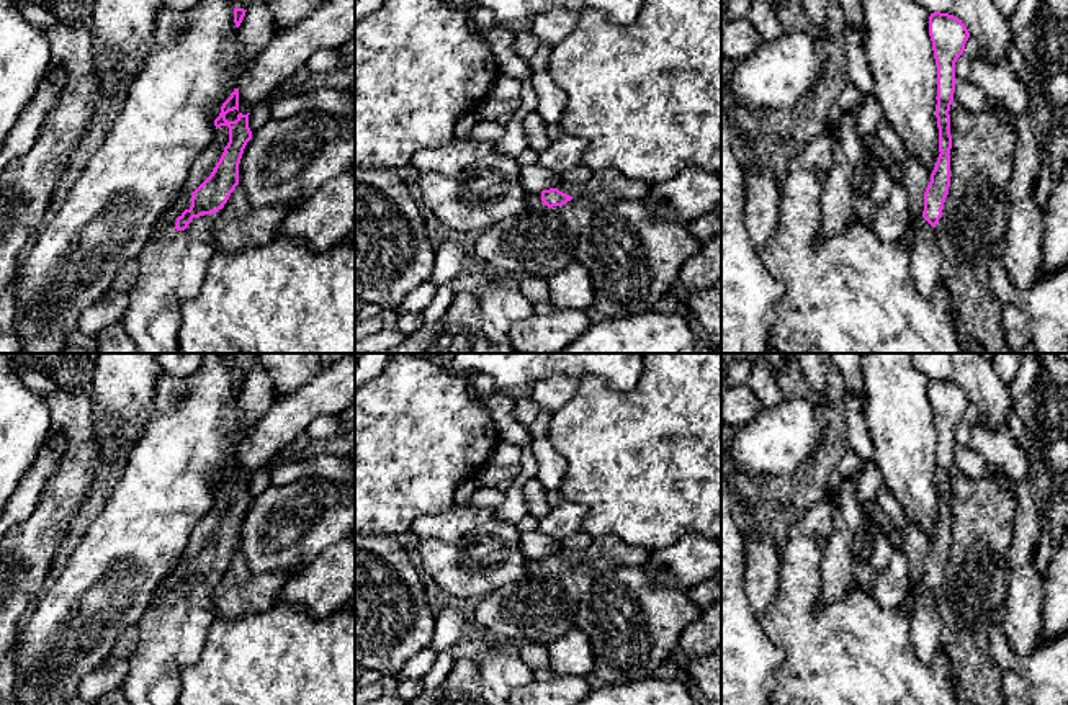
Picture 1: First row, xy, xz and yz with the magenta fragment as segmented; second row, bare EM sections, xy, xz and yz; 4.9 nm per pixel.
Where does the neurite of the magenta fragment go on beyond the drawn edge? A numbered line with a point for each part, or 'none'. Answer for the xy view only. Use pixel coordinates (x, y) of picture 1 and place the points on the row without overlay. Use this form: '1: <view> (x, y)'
1: xy (172, 632)

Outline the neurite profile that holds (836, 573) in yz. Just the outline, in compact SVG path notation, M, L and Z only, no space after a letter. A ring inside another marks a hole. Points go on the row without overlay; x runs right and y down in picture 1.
M846 481L832 501L832 528L819 566L819 605L846 597L857 584L850 550L855 535L865 532L870 522L860 507L857 494L859 481Z

